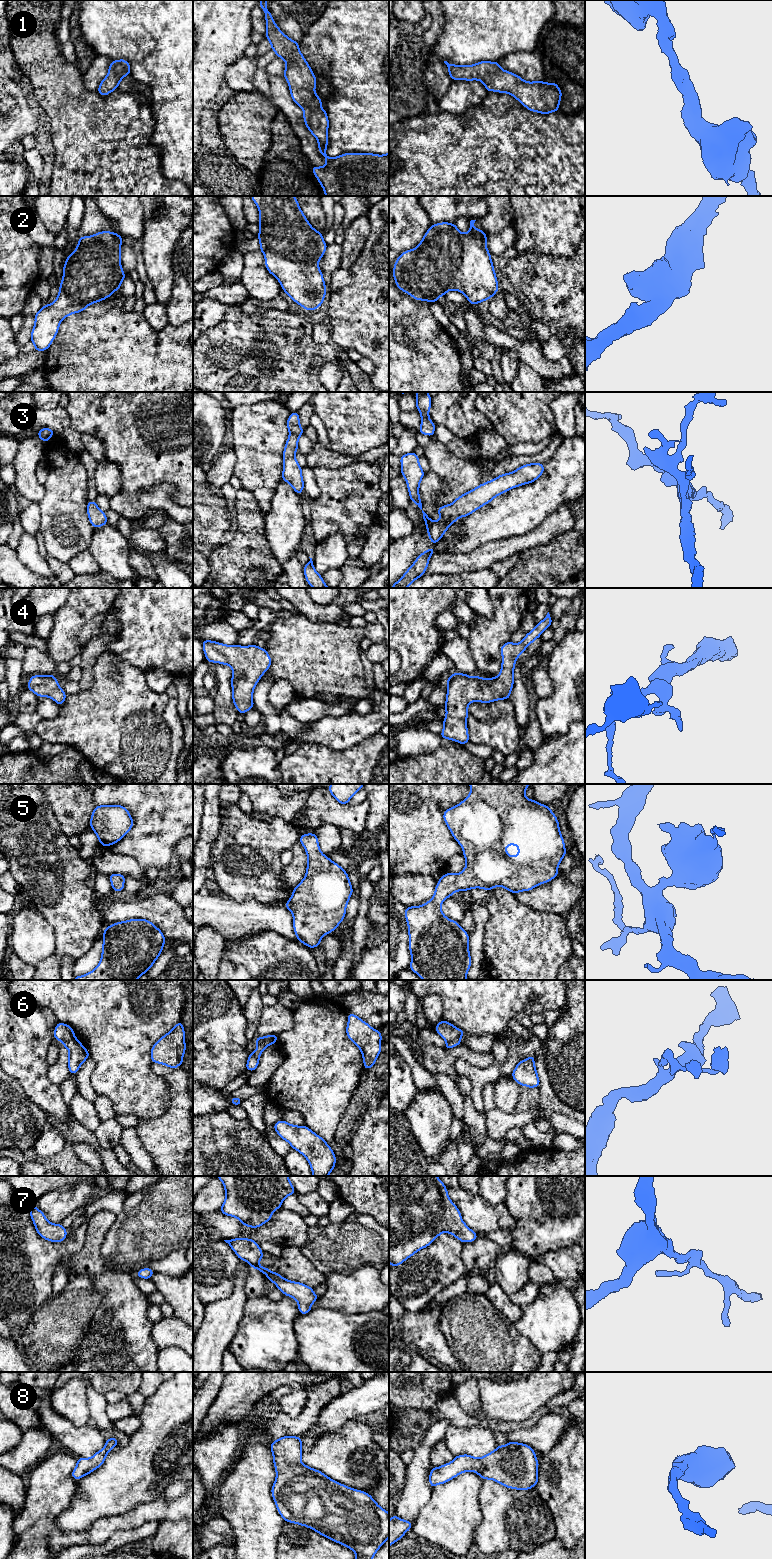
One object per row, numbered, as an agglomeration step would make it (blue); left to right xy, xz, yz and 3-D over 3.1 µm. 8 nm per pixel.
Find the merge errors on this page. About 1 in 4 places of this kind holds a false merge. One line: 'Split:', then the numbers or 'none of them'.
Split: 6

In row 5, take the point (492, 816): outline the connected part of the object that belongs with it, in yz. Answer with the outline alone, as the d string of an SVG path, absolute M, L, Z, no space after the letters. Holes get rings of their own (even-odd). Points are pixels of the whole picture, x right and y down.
M469 784L470 794L456 806L444 811L443 819L454 839L463 849L466 866L459 874L446 873L436 887L433 898L421 906L405 907L408 925L411 964L409 968L423 980L466 980L471 967L469 935L456 921L448 919L441 911L444 900L456 891L481 888L486 891L494 887L504 887L509 892L530 891L540 884L550 882L558 873L558 866L567 854L564 839L560 833L559 822L550 807L529 800L525 790L529 784ZM507 845L518 846L518 856L507 853Z

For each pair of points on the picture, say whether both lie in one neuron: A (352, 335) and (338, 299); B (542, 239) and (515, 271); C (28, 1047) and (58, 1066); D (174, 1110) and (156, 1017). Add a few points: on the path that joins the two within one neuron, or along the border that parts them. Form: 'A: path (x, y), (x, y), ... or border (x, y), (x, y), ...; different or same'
A: path (352, 326), (352, 313), (347, 308); same
B: border (519, 252), (541, 253), (554, 258); different
C: border (48, 1066), (48, 1078), (59, 1085); different
D: border (164, 1078), (170, 1091), (170, 1101); different

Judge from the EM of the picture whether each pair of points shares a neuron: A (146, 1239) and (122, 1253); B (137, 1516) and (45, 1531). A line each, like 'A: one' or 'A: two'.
A: one
B: one

